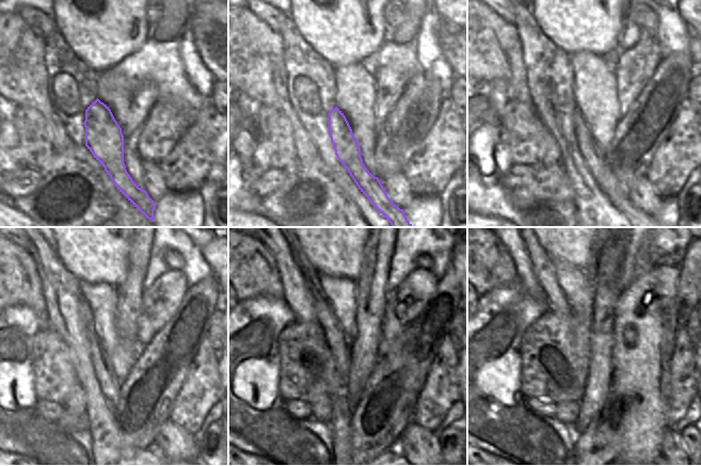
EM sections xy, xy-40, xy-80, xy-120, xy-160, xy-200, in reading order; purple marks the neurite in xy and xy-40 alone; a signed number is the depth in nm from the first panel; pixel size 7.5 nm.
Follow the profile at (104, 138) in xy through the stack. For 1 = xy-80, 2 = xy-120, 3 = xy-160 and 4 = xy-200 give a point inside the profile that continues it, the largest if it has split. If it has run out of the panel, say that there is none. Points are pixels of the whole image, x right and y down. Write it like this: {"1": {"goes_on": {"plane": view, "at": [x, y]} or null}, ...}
{"1": {"goes_on": {"plane": "xy-80", "at": [587, 145]}}, "2": {"goes_on": {"plane": "xy-120", "at": [111, 387]}}, "3": {"goes_on": {"plane": "xy-160", "at": [338, 343]}}, "4": {"goes_on": {"plane": "xy-200", "at": [543, 268]}}}

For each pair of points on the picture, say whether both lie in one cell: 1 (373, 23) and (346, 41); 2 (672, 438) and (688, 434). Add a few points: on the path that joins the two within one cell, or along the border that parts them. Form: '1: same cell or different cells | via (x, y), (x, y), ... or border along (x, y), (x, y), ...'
1: same cell | via (367, 27), (360, 27), (353, 33)
2: different cells | border along (678, 433), (687, 454)

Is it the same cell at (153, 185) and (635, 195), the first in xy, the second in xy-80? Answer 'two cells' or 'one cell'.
one cell

